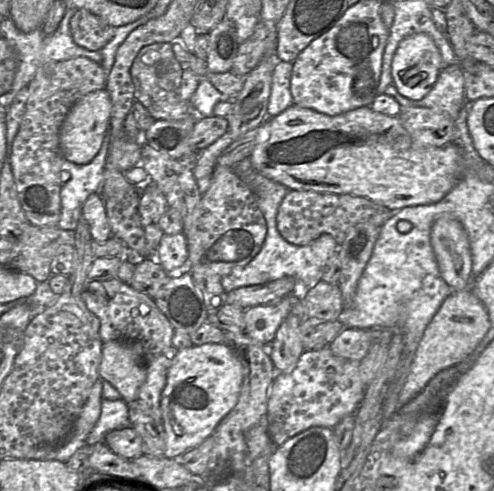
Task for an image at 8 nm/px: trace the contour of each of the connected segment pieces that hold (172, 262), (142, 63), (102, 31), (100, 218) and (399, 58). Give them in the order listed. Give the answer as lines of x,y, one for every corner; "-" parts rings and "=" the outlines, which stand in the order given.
184,232
168,235
163,234
154,260
156,260
166,272
180,268
188,262
188,242
=
172,43
150,44
143,47
135,57
130,70
135,100
142,104
155,120
181,120
193,114
199,119
197,113
193,111
191,103
183,100
179,95
182,72
183,68
173,53
=
78,9
70,21
74,42
87,50
99,51
113,37
115,27
85,9
=
94,192
83,203
82,215
86,219
92,240
97,242
116,239
108,222
105,200
98,192
=
415,33
404,38
393,55
392,85
402,96
419,101
430,92
441,69
441,56
433,40

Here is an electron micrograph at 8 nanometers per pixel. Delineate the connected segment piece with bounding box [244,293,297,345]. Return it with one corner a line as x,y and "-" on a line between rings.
292,293
273,303
247,308
244,313
244,334
261,345
271,343
281,323
290,315
293,299
296,298

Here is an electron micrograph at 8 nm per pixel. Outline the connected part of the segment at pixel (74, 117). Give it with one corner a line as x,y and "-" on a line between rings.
106,89
91,92
77,100
65,116
59,133
59,147
62,156
75,164
87,164
99,153
108,135
111,101

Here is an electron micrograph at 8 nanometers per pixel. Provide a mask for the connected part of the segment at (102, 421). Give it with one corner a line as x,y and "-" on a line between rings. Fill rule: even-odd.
102,398
99,418
85,443
93,446
98,442
102,442
108,432
125,427
130,427
127,403
123,399
108,400

